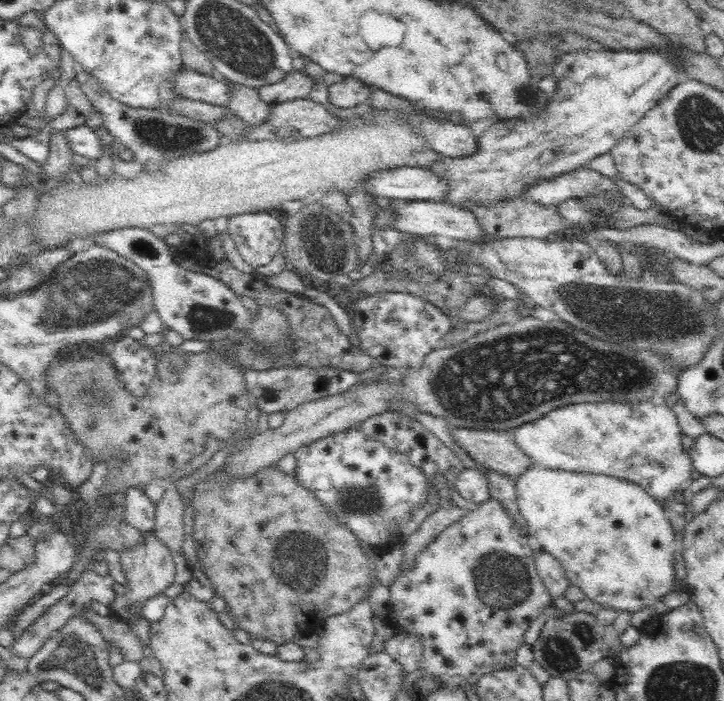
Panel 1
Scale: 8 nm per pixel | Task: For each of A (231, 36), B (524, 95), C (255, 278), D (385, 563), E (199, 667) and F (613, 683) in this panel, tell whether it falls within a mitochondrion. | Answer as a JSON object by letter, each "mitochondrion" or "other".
{"A":"mitochondrion","B":"mitochondrion","C":"other","D":"other","E":"other","F":"other"}

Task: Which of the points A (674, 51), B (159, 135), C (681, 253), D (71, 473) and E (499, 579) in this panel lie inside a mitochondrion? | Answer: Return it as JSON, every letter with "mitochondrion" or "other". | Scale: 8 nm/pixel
{"A":"other","B":"mitochondrion","C":"other","D":"other","E":"mitochondrion"}

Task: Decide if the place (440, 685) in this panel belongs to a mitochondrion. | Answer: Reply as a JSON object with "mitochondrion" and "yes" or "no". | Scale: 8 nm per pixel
{"mitochondrion":"no"}

